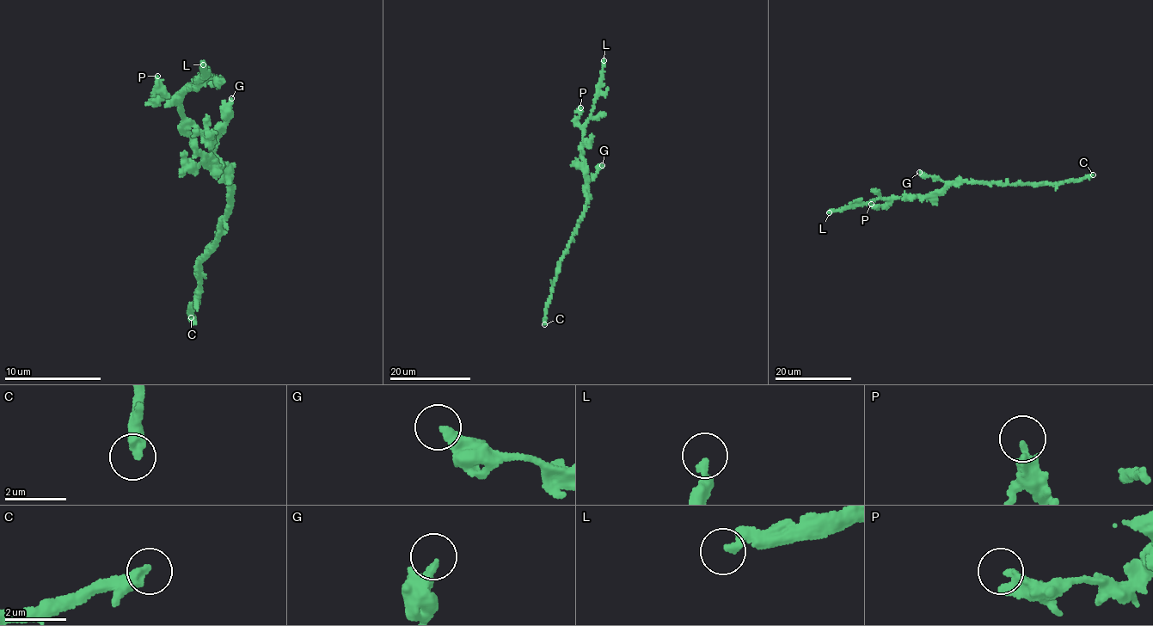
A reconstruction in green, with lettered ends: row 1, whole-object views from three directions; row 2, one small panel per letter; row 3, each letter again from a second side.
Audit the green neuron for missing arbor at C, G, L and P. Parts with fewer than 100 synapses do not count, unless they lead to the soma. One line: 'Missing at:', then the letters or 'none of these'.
Missing at: L

